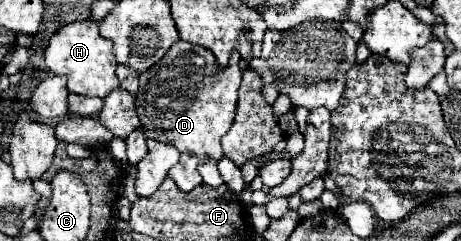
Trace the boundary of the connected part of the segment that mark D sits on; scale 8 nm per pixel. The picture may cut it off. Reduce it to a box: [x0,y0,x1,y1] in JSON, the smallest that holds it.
[136,40,242,192]

